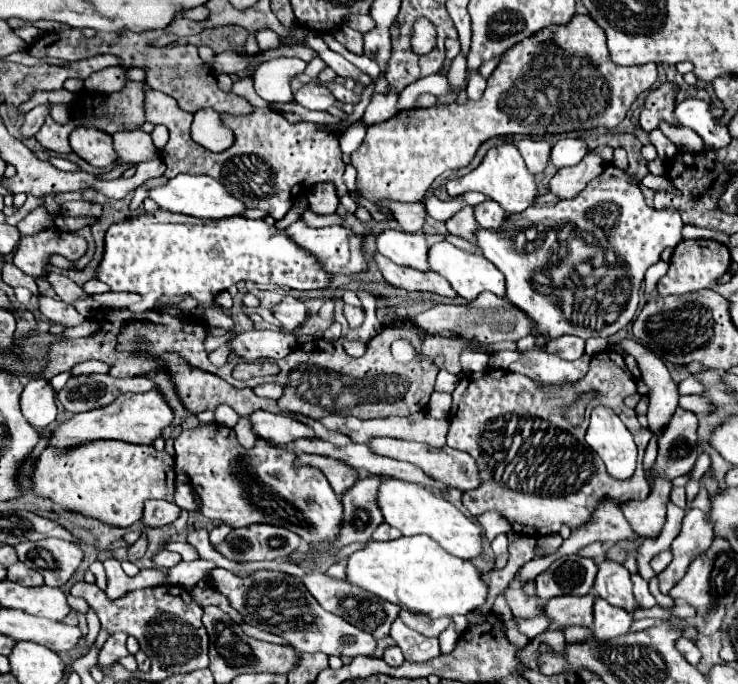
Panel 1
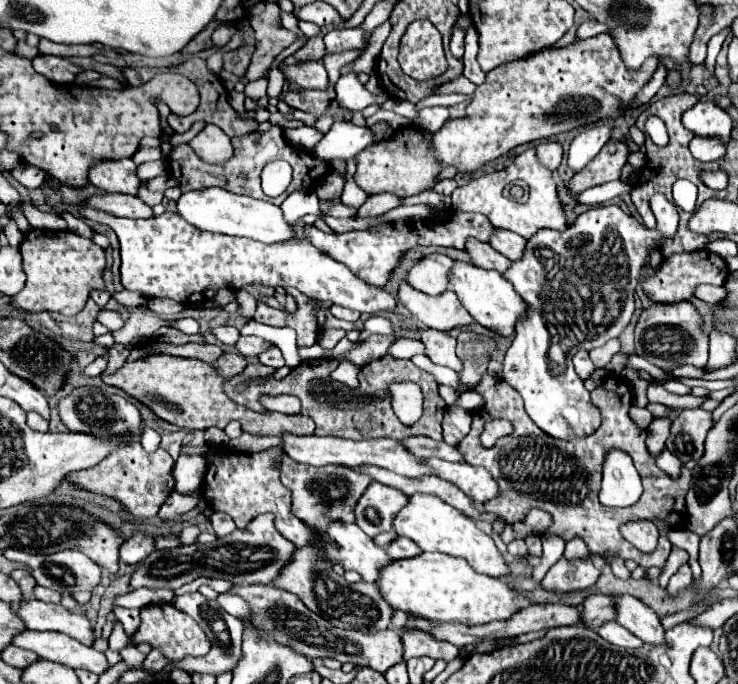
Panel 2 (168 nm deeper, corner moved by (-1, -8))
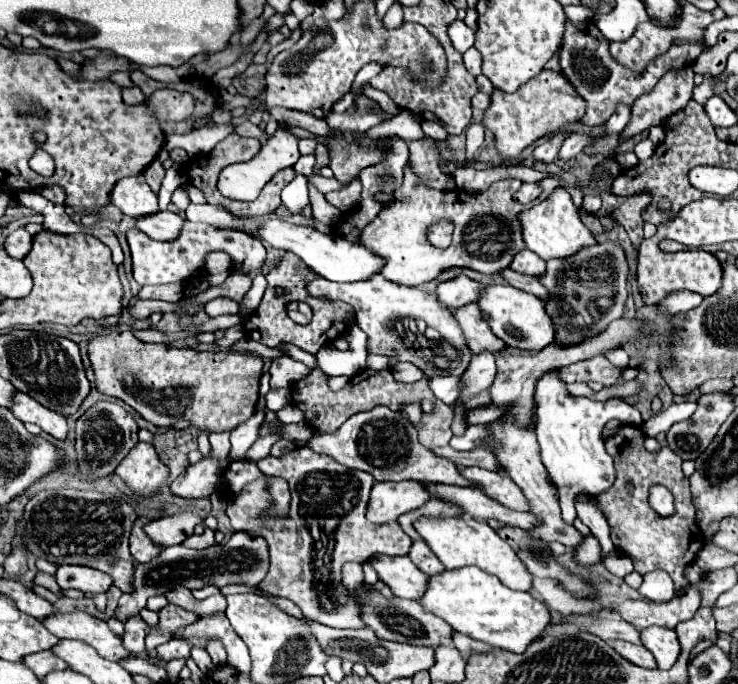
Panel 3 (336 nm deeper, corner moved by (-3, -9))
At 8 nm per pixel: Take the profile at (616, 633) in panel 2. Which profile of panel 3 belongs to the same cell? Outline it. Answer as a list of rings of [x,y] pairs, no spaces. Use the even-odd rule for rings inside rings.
[[[614,640],[612,648],[620,656],[624,656],[628,662],[632,662],[632,664],[636,664],[640,668],[658,668],[654,656],[644,646],[640,646],[640,644],[630,644],[630,642],[624,642],[624,640]]]

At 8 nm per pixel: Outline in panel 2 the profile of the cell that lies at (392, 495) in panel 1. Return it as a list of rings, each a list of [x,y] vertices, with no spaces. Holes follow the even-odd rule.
[[[416,493],[416,495],[408,497],[406,507],[402,507],[402,511],[398,511],[398,515],[394,519],[394,531],[398,535],[412,539],[422,551],[440,551],[446,555],[462,557],[478,573],[484,573],[490,577],[502,577],[508,573],[506,561],[500,555],[500,551],[496,549],[492,537],[486,535],[484,531],[480,531],[476,527],[476,523],[472,519],[468,519],[464,513],[446,505],[444,501],[440,501],[434,495]]]

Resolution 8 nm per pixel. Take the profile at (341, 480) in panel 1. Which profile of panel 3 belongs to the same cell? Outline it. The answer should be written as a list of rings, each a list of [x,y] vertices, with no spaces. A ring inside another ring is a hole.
[[[294,448],[292,452],[274,458],[266,456],[258,462],[258,468],[262,476],[268,478],[282,478],[290,486],[290,510],[284,520],[276,520],[272,516],[272,522],[262,522],[258,516],[268,508],[268,484],[264,480],[254,480],[252,484],[246,484],[244,492],[236,496],[236,500],[228,500],[226,514],[230,518],[232,530],[246,530],[248,534],[258,534],[264,536],[264,540],[270,546],[270,570],[266,578],[260,582],[260,588],[264,592],[270,592],[274,596],[282,596],[292,600],[296,606],[302,608],[302,612],[330,628],[362,628],[360,620],[360,606],[356,602],[356,596],[348,594],[346,588],[342,588],[340,582],[340,563],[368,561],[374,554],[385,554],[388,556],[406,556],[412,546],[412,538],[400,528],[398,522],[392,524],[372,524],[366,518],[366,506],[368,506],[368,496],[370,488],[374,484],[372,476],[368,472],[356,472],[352,468],[344,468],[342,464],[336,464],[330,456],[312,452],[310,448]]]

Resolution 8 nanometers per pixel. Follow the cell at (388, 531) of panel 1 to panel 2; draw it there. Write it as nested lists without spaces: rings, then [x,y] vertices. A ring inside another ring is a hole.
[[[396,537],[396,539],[388,545],[386,553],[390,555],[390,559],[406,559],[406,557],[414,557],[414,555],[418,555],[418,553],[422,553],[422,551],[420,551],[420,547],[418,547],[414,541],[410,541],[410,539],[406,539],[406,537]]]

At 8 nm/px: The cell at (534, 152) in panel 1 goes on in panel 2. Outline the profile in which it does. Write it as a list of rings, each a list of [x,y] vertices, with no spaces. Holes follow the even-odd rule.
[[[544,141],[540,145],[536,145],[536,155],[538,155],[538,161],[550,169],[550,171],[556,171],[556,167],[560,165],[562,161],[562,155],[564,155],[564,149],[560,143],[556,141]]]

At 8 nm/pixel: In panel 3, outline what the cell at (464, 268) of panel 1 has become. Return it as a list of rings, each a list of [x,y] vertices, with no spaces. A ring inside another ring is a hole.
[[[492,284],[486,286],[480,300],[478,300],[484,320],[492,328],[492,332],[504,340],[512,348],[520,350],[540,350],[552,344],[554,340],[554,328],[552,328],[552,318],[548,318],[548,312],[544,308],[544,302],[532,294],[520,292],[518,288],[512,286],[502,286],[502,284]]]

